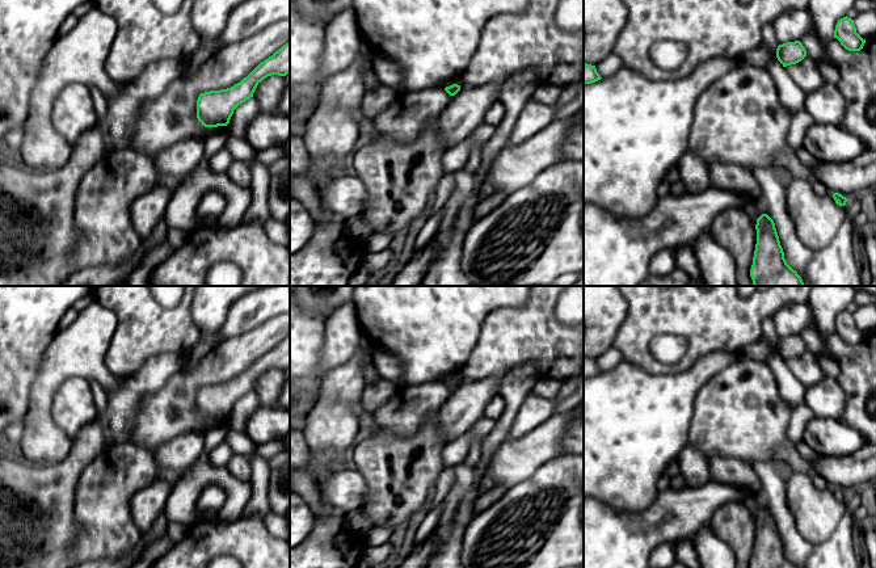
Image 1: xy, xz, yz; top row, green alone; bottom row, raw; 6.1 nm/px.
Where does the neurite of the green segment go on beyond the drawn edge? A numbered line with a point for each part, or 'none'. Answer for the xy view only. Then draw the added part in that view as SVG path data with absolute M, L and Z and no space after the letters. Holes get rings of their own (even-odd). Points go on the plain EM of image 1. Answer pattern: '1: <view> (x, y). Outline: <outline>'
none

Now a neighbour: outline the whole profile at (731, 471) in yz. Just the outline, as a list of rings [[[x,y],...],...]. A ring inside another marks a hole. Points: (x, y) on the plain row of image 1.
[[[708,456],[708,463],[712,480],[746,491],[745,504],[755,518],[762,508],[767,508],[762,483],[750,463],[724,456]]]

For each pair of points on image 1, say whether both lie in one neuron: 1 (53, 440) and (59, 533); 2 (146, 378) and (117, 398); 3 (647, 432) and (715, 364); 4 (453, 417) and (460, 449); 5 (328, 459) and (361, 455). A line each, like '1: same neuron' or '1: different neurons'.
1: different neurons
2: same neuron
3: same neuron
4: different neurons
5: different neurons

